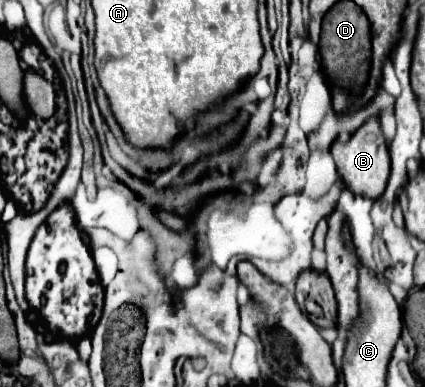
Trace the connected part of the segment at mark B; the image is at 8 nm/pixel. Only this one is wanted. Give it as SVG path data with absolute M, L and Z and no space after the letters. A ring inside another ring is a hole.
M378 118L368 120L354 136L350 136L348 142L336 140L330 152L332 152L334 164L336 164L340 176L350 192L370 198L370 200L378 200L384 194L388 176L390 176L390 154L388 154Z

